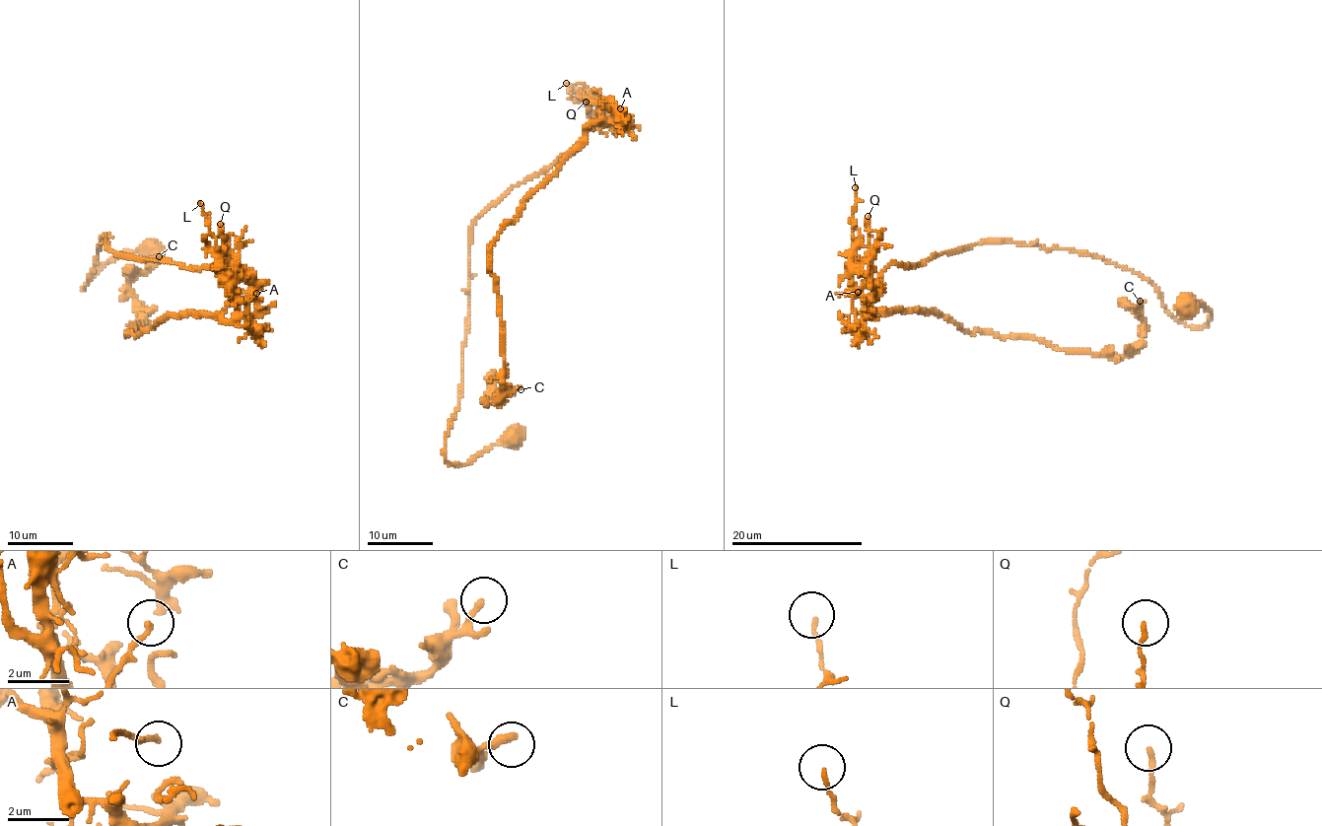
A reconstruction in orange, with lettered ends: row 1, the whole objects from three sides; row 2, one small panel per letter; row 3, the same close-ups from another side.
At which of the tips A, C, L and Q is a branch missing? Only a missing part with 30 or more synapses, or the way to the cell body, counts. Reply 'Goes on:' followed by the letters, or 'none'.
Goes on: none

